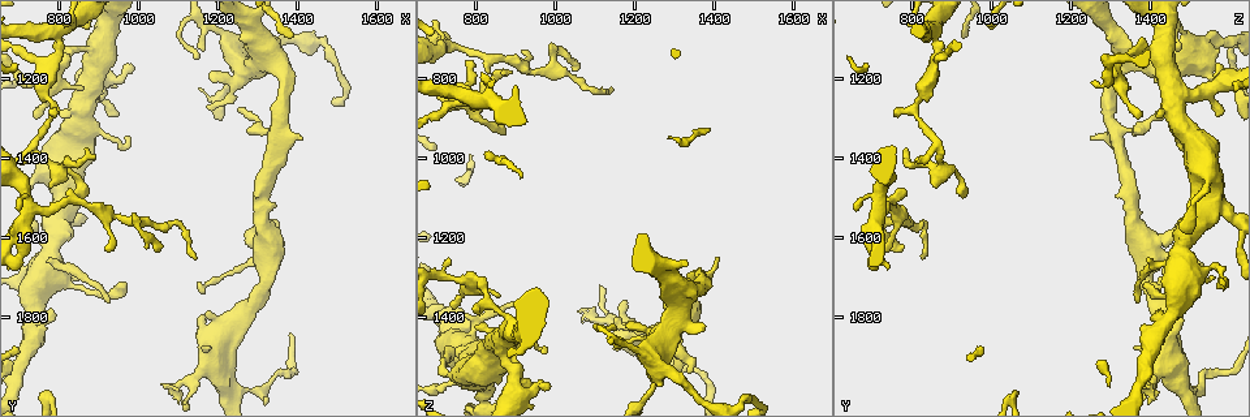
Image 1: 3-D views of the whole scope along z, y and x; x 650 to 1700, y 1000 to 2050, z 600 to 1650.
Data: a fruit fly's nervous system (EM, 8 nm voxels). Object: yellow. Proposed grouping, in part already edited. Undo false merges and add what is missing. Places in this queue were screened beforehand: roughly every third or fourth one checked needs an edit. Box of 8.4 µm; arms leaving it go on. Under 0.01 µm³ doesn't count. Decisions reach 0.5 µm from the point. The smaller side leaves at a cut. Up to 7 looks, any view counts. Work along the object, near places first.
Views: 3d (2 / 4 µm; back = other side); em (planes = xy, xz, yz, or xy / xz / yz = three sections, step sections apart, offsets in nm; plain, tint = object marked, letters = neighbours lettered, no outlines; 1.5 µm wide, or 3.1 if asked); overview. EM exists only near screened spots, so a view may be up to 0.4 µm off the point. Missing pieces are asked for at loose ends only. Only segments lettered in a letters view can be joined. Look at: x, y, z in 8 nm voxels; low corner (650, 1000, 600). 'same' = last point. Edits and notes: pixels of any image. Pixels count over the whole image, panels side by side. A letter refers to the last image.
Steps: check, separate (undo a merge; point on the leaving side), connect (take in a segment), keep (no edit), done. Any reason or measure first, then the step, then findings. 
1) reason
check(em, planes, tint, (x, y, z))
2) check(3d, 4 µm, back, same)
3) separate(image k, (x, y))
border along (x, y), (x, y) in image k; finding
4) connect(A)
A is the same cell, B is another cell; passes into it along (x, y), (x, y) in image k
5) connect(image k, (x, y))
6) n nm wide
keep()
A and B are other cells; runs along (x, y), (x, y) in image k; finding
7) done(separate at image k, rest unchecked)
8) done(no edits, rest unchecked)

a narrow waist
check(em, planes, letters, (730, 1680, 1575))

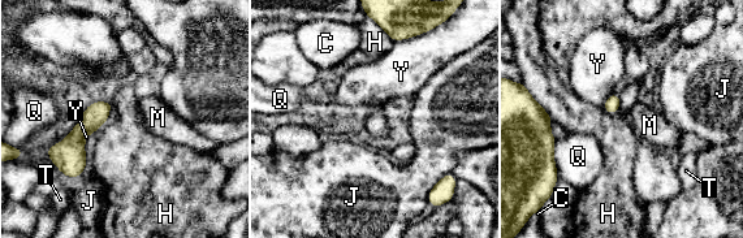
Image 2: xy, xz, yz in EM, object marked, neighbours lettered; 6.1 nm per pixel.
keep()
C, H, J, M, Q, T and Y are other cells; border along (620, 95), (614, 113), (601, 108) in image 2; continuous, no second cell

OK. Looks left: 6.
free end
check(3d, 4 µm, (915, 1760, 1365))

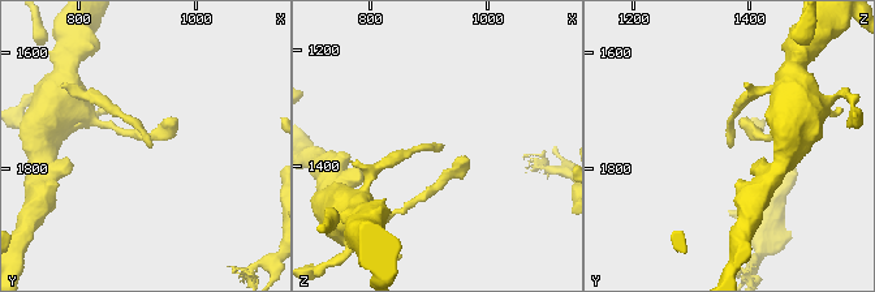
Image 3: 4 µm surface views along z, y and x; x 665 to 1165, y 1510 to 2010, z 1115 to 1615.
need the tissue
check(em, planes, letters, (920, 1755, 1370))

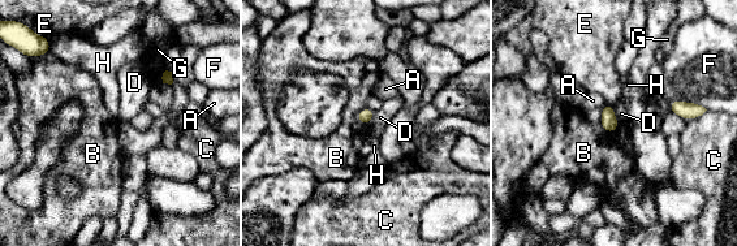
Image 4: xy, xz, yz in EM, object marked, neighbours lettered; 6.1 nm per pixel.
F touches over 220 nm
keep()
A, B, C, D, E, F, G and H are other cells; no lettered segment goes on from it

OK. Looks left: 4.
sharp bend
check(em, planes, tint, (795, 1425, 870))

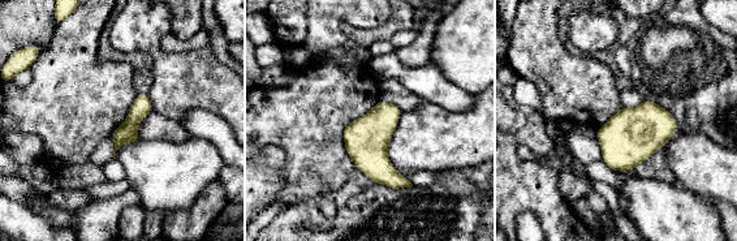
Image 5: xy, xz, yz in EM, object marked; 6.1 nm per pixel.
what lies round it
check(em, planes, letters, same)

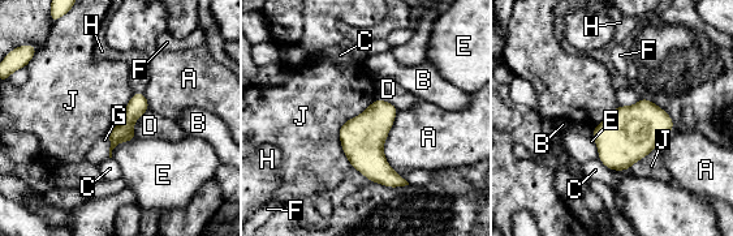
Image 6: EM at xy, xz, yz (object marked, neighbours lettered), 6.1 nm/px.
keep()
A, B, C, D, E, F, G, H and J are other cells; border along (375, 98), (339, 129), (350, 166) in image 6; all the same cell

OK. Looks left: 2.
done(no edits, rest unchecked)

